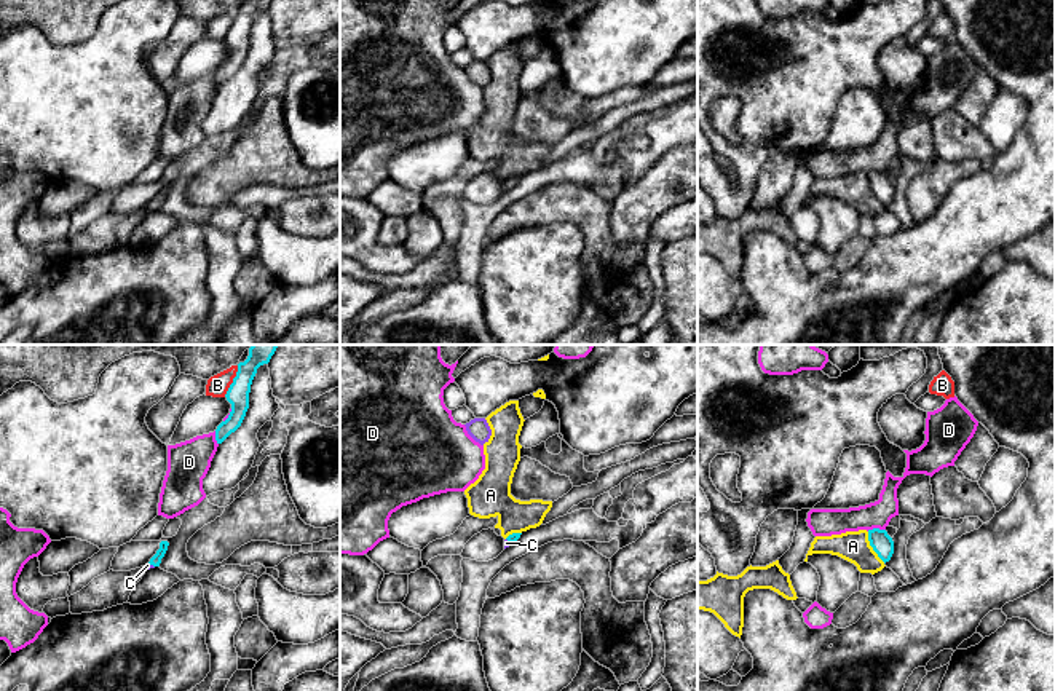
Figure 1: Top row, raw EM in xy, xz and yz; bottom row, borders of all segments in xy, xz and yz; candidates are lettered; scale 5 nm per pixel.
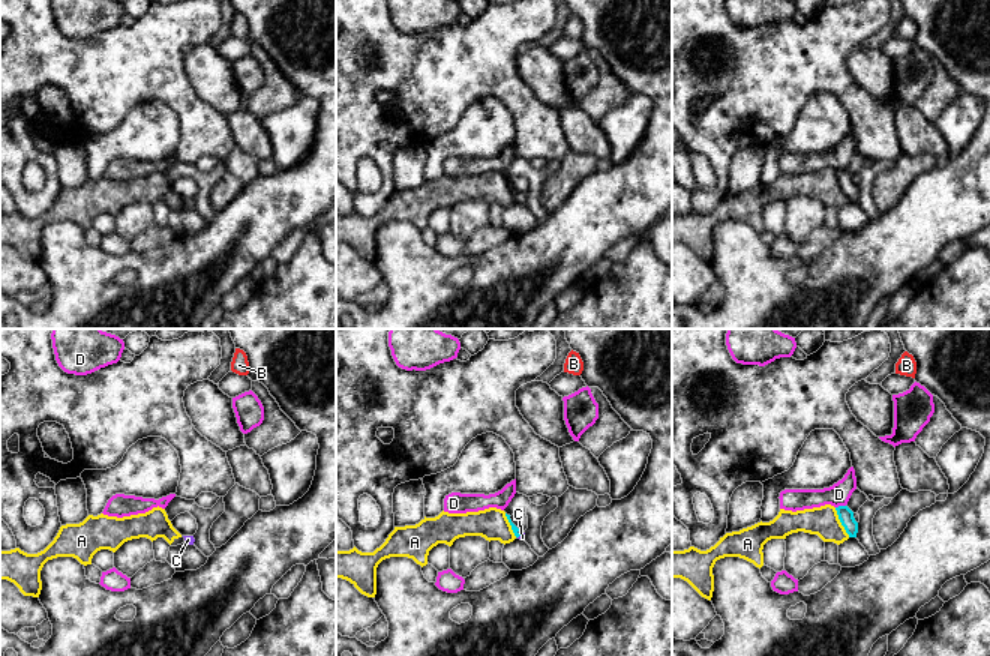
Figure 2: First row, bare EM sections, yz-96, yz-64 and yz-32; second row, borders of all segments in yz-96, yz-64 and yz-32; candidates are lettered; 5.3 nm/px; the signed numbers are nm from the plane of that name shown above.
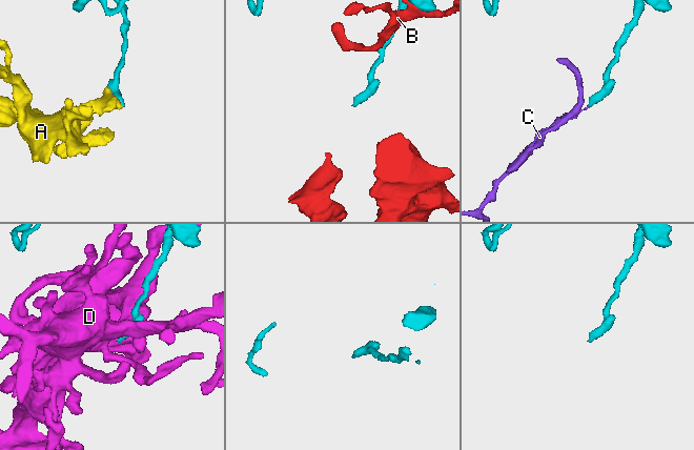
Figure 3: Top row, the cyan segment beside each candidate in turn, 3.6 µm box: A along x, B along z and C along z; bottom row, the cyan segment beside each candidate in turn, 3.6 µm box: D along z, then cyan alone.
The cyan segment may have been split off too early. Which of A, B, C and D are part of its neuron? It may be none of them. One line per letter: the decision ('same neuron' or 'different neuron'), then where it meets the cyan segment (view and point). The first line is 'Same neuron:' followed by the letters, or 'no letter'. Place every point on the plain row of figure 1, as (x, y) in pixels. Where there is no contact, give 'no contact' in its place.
Same neuron: C
A: different neuron; contact yz (872, 189)
B: different neuron; contact xy (233, 24)
C: same neuron; contact xy (152, 206)
D: different neuron; contact yz (875, 171)

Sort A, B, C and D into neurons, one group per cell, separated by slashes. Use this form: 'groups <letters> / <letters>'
groups A / B / C / D

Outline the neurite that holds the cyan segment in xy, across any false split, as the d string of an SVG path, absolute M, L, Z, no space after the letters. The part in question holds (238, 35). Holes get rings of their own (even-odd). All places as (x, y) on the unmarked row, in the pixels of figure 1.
M247 0L244 5L238 6L236 19L230 27L225 40L231 46L231 54L225 64L222 64L215 72L215 83L222 86L231 75L235 75L249 51L249 35L252 22L257 11L268 6L271 0Z

